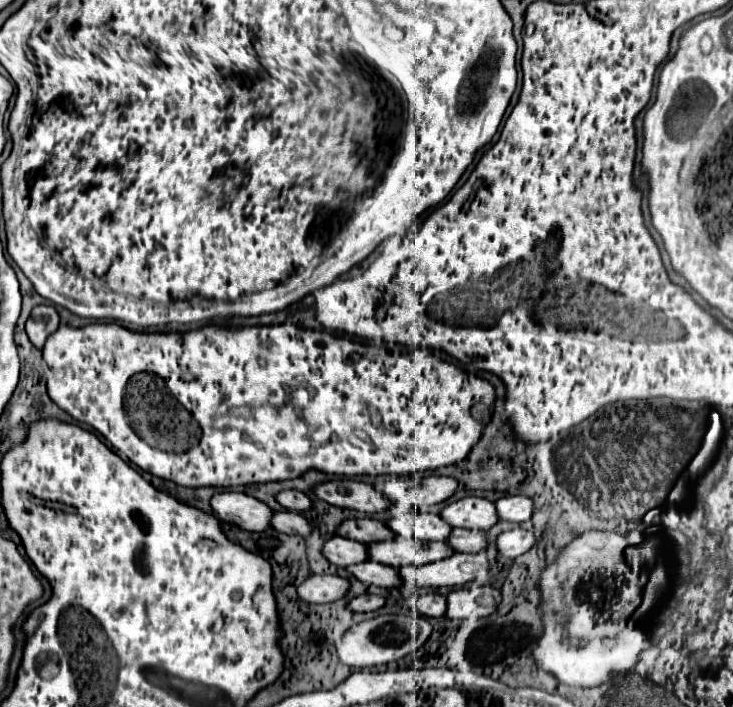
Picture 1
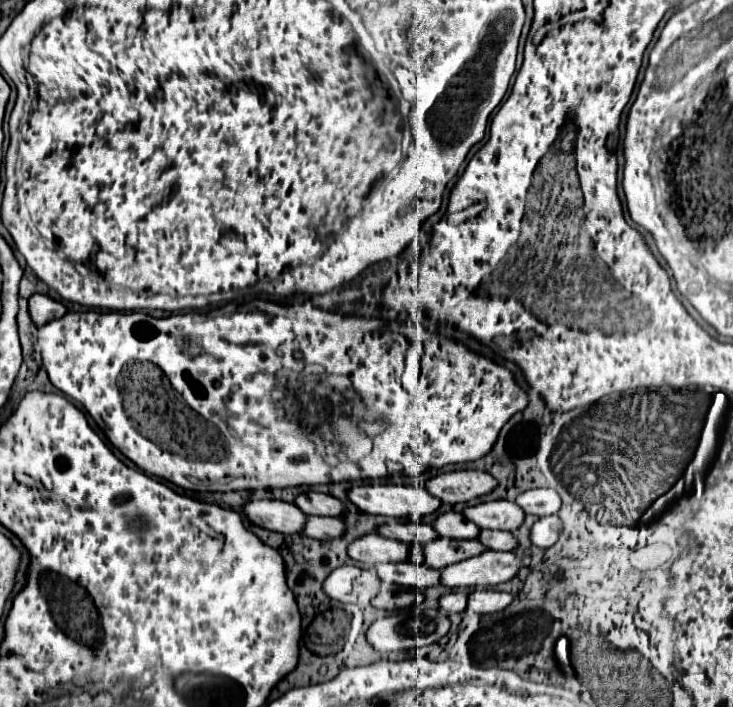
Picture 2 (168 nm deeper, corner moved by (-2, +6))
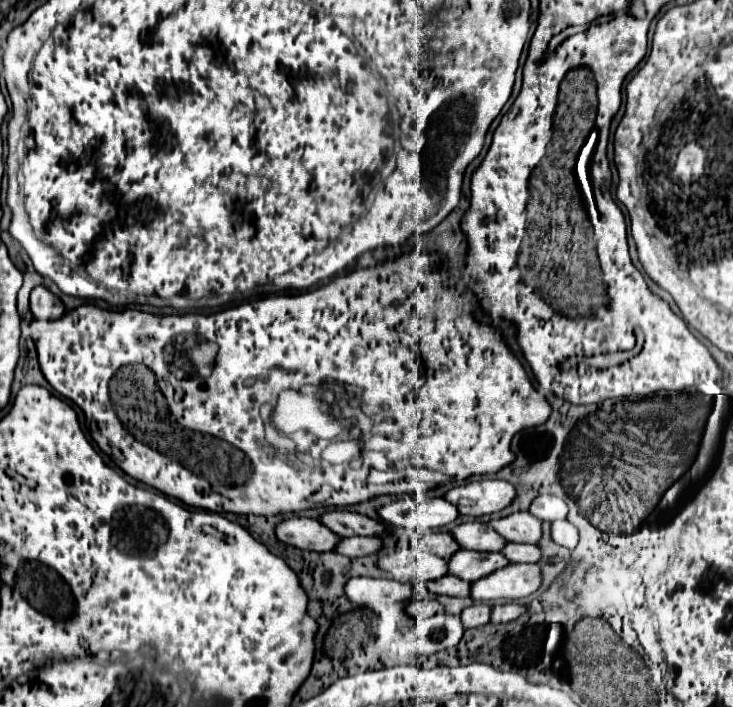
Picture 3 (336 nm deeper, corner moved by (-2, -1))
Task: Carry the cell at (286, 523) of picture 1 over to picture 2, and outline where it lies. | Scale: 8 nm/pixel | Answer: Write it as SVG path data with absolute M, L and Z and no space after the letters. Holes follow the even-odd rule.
M309 516L303 534L309 536L309 538L317 538L317 540L341 538L341 536L343 536L343 520L341 520L341 518Z

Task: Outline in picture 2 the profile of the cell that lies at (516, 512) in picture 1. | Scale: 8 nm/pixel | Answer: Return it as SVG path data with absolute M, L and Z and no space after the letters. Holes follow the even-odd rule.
M549 488L527 490L515 502L525 510L525 514L535 514L535 516L549 516L561 508L559 494Z

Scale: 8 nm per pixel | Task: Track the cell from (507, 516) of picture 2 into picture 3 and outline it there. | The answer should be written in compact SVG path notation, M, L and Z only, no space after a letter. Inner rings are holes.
M527 511L511 513L509 517L493 519L489 523L505 541L513 543L537 543L541 537L541 521Z

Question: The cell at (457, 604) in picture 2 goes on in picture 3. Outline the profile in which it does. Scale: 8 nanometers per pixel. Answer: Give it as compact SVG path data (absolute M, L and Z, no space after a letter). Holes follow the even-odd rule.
M477 603L477 605L471 605L471 607L465 607L459 615L463 627L479 627L479 625L485 625L489 623L489 613L491 613L491 605L483 605L483 603Z

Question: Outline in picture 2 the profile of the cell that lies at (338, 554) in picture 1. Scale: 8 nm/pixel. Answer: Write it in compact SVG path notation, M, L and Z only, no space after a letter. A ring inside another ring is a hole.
M369 534L355 540L349 546L349 556L371 568L383 562L405 562L405 560L423 564L423 546L417 542L409 546L399 540L383 538L379 534Z

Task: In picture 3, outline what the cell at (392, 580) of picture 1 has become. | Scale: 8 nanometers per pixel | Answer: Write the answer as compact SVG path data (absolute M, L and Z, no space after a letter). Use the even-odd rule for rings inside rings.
M443 575L443 577L439 577L437 581L429 583L429 591L433 589L433 593L437 593L437 595L449 595L449 597L469 597L467 585L469 585L469 583L459 581L459 577Z

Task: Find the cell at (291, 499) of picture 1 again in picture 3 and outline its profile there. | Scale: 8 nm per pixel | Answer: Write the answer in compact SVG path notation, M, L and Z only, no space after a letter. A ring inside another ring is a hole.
M333 509L327 511L319 517L319 523L329 527L335 535L339 537L351 537L351 535L375 535L383 533L383 525L353 511L343 511L343 509Z

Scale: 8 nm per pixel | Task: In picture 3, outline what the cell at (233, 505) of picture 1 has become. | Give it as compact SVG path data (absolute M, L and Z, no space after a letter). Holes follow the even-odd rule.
M291 517L279 521L275 525L275 535L287 545L319 553L331 551L331 545L335 545L335 533L309 517Z

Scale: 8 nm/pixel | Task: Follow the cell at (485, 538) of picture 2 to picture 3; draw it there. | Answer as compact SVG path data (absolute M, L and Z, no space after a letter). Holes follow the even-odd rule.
M507 543L501 551L511 563L537 563L541 553L537 545L519 545L519 543Z

